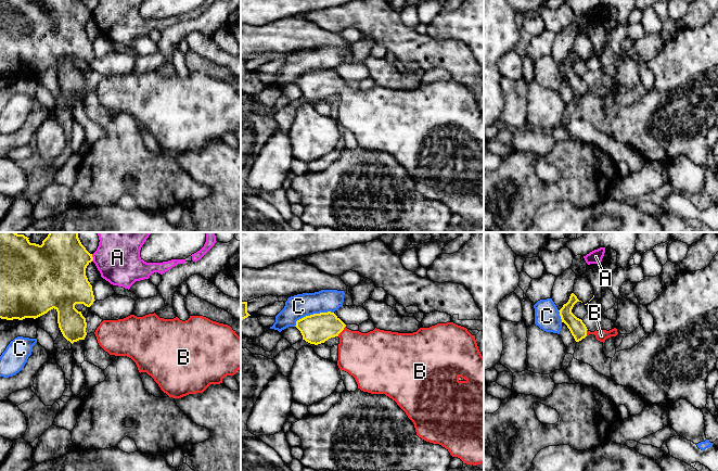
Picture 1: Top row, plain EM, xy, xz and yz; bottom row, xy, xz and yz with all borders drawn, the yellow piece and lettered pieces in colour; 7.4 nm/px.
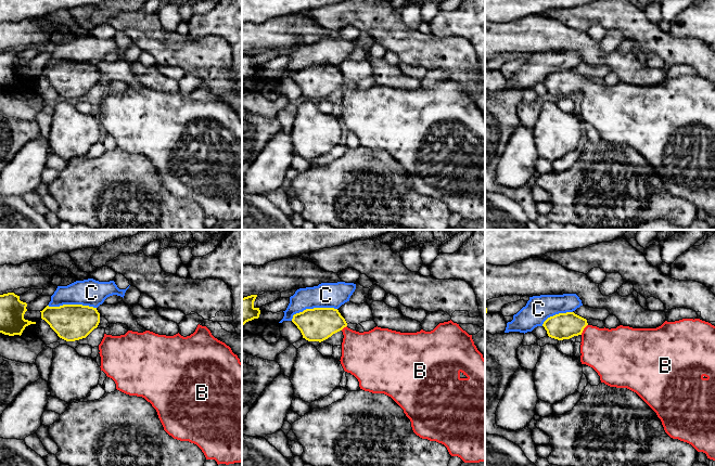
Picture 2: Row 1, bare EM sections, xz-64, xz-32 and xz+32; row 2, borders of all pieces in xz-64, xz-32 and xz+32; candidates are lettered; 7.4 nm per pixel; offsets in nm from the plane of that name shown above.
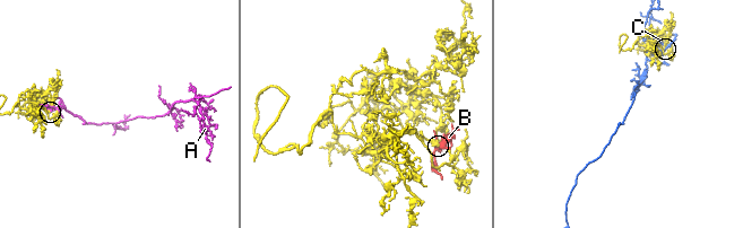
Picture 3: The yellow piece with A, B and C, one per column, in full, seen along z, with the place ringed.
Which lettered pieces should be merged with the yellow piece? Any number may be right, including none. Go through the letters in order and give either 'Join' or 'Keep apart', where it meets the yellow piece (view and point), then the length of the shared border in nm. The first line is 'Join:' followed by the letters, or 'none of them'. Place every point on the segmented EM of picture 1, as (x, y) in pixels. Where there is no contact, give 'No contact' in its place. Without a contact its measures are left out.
Join: B
A: Keep apart. Touches yellow at xy (92, 257). Shared border 60 nm
B: Join. Touches yellow at xz (342, 330). Shared border 100 nm
C: Keep apart. Touches yellow at xz (313, 314). Shared border 320 nm

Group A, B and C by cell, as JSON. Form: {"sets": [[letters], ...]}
{"sets": [["A"], ["B"], ["C"]]}

